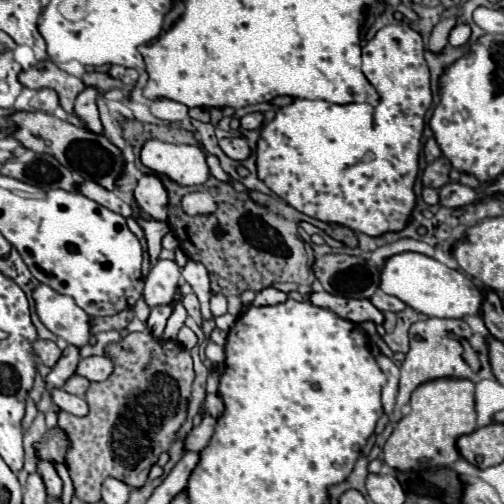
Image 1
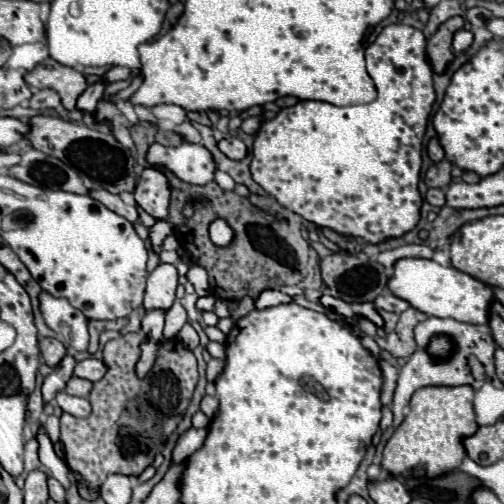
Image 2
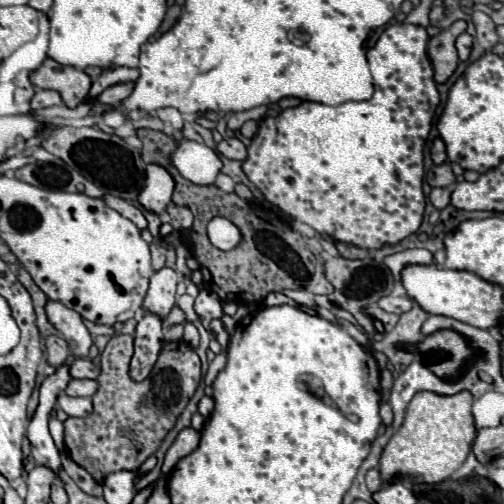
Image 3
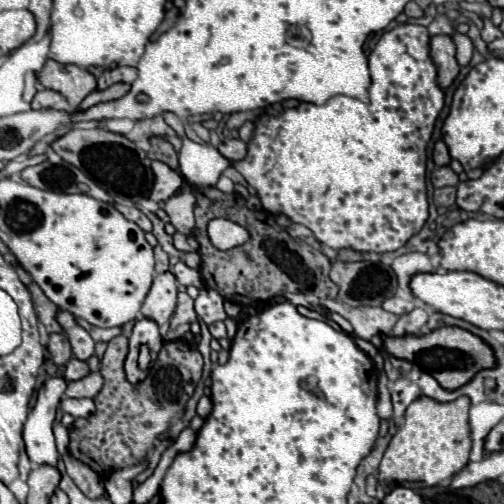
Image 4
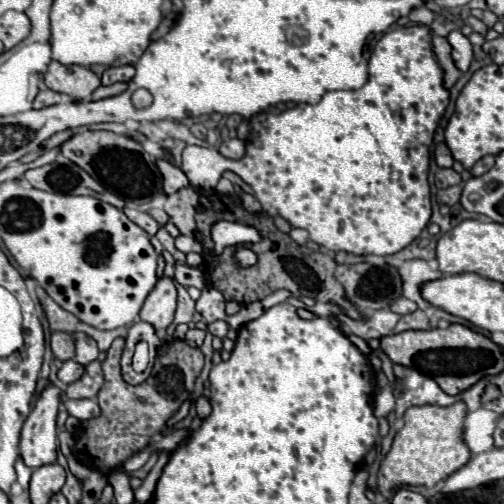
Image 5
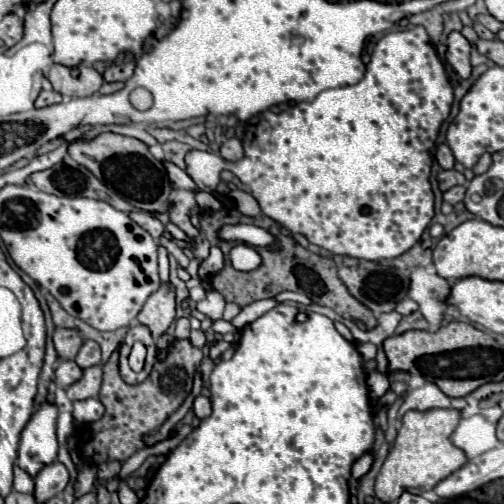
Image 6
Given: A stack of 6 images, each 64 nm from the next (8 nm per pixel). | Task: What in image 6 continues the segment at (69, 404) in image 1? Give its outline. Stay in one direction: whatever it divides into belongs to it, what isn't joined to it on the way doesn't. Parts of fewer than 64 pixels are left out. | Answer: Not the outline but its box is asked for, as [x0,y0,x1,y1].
[72,398,104,424]

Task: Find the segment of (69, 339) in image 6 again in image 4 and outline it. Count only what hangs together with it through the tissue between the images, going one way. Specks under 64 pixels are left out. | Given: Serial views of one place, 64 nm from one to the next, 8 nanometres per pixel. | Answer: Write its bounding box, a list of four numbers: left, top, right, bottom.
[48,334,72,368]

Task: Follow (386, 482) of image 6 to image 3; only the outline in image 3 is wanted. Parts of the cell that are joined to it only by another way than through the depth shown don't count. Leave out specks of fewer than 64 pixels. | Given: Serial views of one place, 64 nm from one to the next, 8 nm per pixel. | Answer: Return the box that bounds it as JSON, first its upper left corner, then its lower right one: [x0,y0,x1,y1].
[380,390,476,484]

